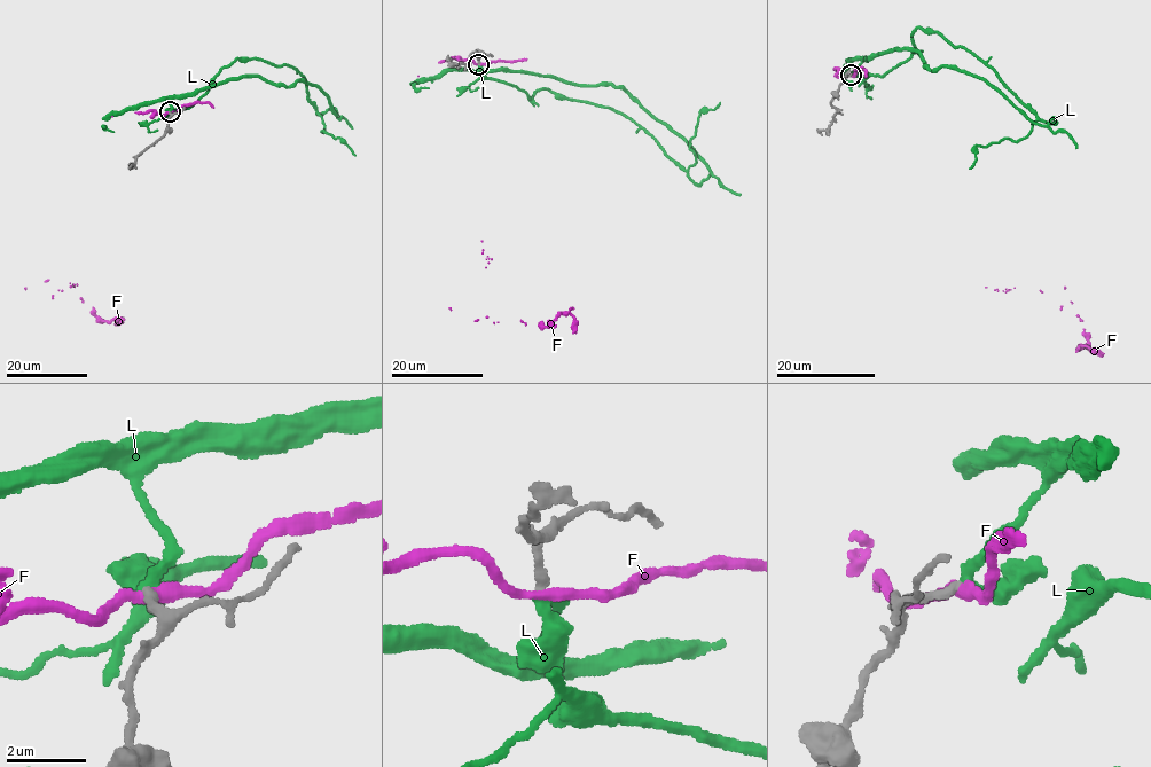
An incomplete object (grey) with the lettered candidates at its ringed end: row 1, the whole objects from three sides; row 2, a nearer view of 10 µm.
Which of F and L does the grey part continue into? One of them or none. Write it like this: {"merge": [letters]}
{"merge": ["L"]}

